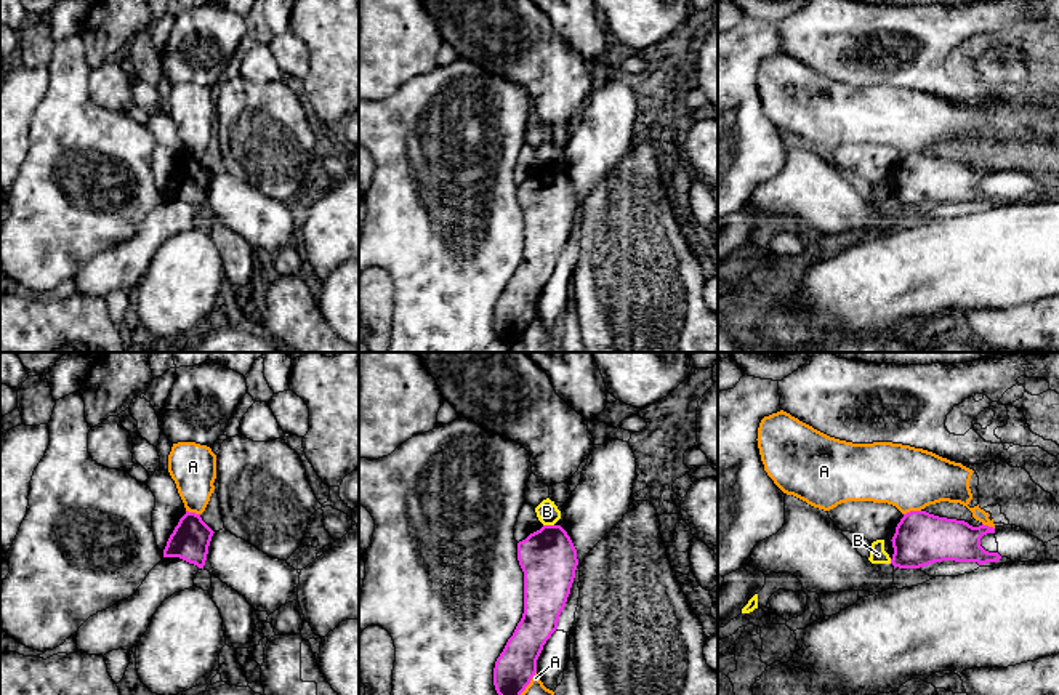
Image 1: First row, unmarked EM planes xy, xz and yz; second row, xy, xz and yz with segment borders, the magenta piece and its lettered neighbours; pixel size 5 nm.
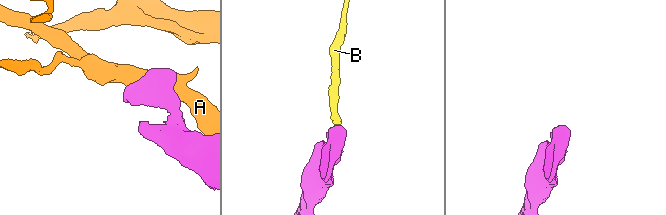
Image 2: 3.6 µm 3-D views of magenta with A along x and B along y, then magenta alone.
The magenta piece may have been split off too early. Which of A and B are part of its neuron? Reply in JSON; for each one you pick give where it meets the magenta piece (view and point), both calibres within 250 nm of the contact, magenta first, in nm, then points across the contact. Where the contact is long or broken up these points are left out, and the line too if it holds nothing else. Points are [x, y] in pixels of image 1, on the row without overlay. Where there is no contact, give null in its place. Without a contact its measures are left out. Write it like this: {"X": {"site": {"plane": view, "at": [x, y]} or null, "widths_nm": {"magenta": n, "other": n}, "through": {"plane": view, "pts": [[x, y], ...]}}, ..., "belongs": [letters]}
{"belongs": []}

